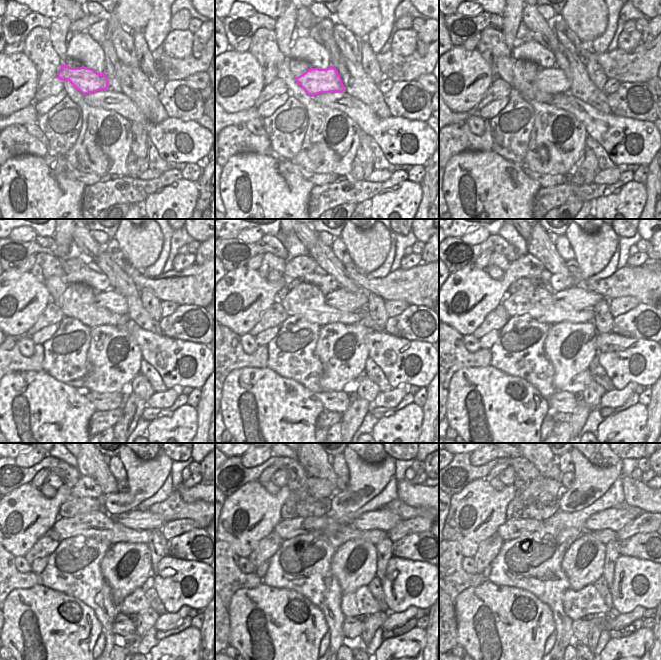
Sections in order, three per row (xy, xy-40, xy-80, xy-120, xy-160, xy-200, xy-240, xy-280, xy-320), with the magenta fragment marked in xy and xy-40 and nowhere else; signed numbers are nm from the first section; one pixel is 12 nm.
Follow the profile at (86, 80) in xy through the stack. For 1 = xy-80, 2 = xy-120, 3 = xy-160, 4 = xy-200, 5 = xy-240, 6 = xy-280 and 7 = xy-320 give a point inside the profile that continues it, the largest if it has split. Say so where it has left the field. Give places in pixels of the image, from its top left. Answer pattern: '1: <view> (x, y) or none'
1: xy-80 (553, 80)
2: xy-120 (110, 299)
3: xy-160 (341, 299)
4: xy-200 (578, 297)
5: xy-240 (134, 519)
6: xy-280 (382, 519)
7: xy-320 (614, 519)

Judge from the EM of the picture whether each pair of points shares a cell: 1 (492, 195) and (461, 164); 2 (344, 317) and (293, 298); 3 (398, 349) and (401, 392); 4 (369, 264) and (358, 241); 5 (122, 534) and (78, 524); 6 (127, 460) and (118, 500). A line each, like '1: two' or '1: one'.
1: one
2: one
3: two
4: one
5: one
6: one

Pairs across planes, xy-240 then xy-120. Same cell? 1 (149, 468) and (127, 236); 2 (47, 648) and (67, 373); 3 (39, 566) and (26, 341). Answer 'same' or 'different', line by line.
1: same
2: different
3: different

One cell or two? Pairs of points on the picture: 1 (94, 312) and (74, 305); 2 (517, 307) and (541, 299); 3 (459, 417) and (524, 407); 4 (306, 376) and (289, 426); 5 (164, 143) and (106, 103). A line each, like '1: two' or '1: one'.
1: one
2: one
3: one
4: two
5: one

